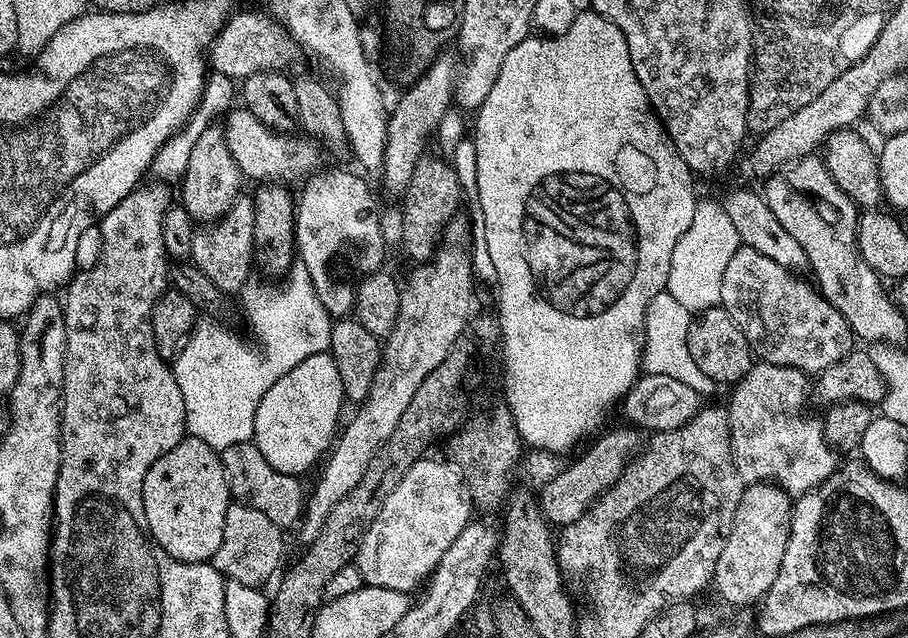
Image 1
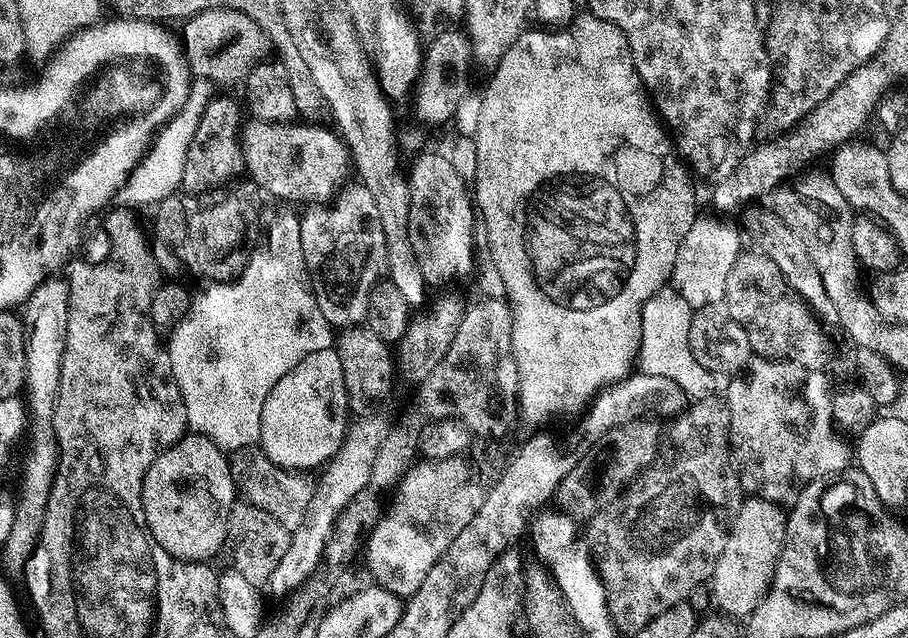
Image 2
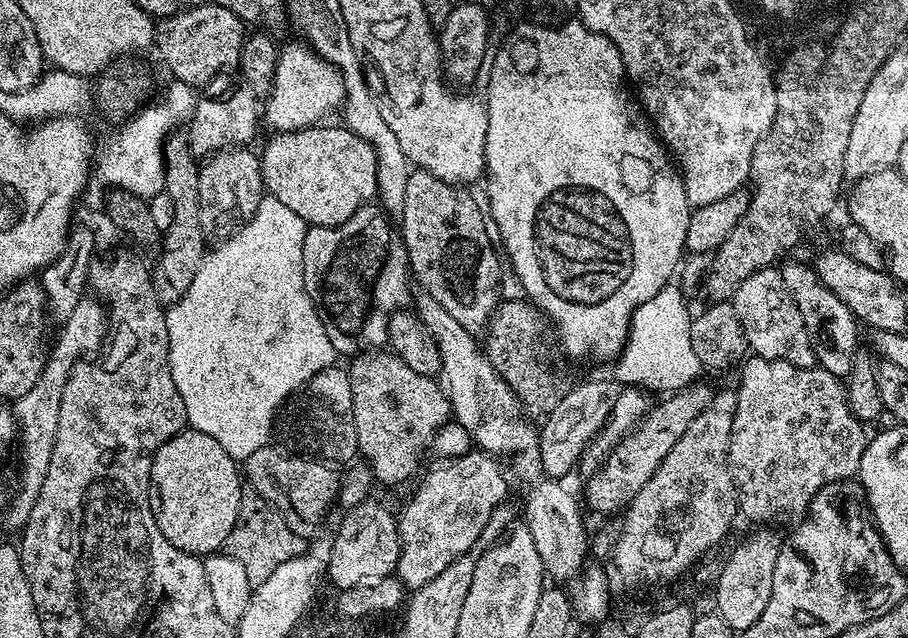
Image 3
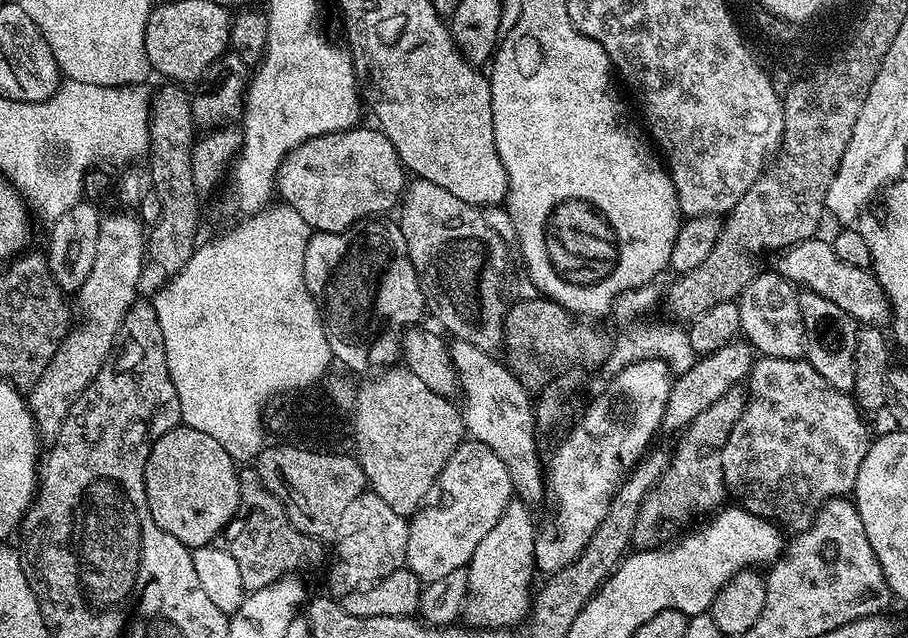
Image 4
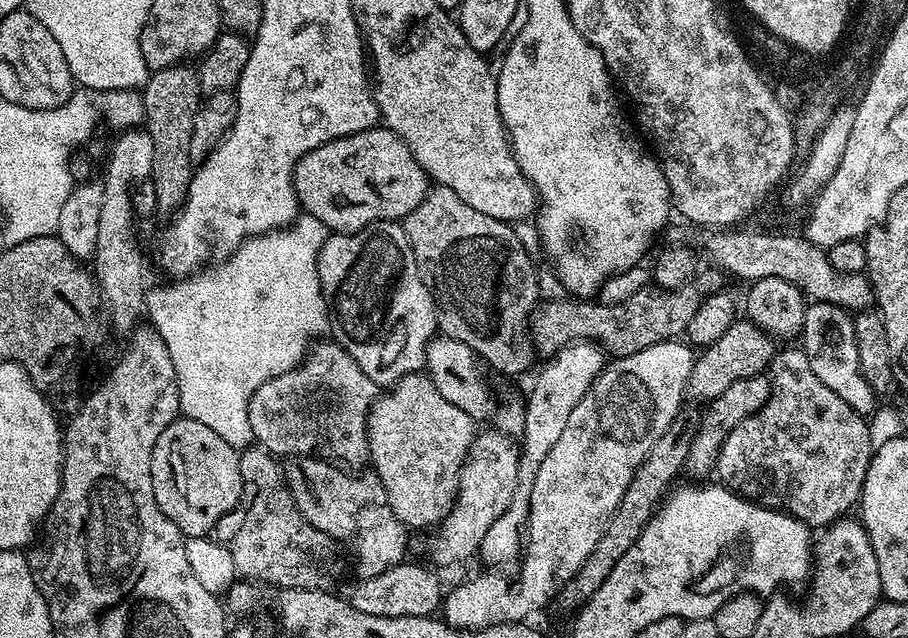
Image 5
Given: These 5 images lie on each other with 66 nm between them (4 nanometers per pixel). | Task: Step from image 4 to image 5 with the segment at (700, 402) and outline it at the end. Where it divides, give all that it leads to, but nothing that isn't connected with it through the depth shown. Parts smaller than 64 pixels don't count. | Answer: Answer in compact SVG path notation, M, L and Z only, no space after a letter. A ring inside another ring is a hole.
M740 318L732 323L729 330L722 334L718 342L707 345L704 352L695 357L688 379L686 396L689 401L701 400L707 402L718 398L728 389L733 382L739 382L741 378L761 375L771 365L772 357L776 355L778 348L773 337L761 330L755 323Z

